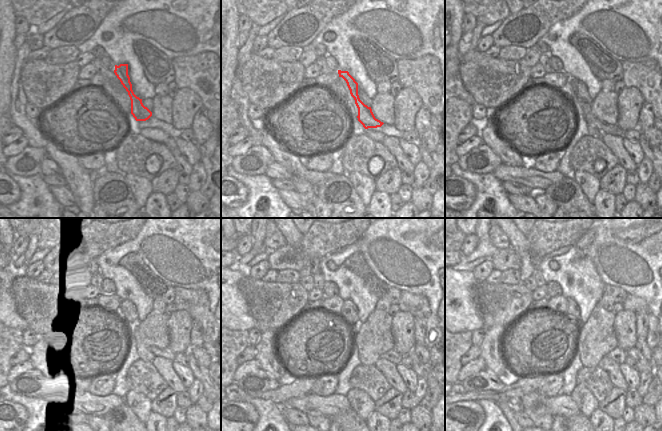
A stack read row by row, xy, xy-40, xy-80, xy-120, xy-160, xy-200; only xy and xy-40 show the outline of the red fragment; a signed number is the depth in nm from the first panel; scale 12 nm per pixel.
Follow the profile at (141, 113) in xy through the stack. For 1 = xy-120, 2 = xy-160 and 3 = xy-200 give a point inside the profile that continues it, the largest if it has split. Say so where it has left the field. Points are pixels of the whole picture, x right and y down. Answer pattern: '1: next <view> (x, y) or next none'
1: next xy-120 (166, 353)
2: next xy-160 (391, 355)
3: next xy-200 (617, 354)

